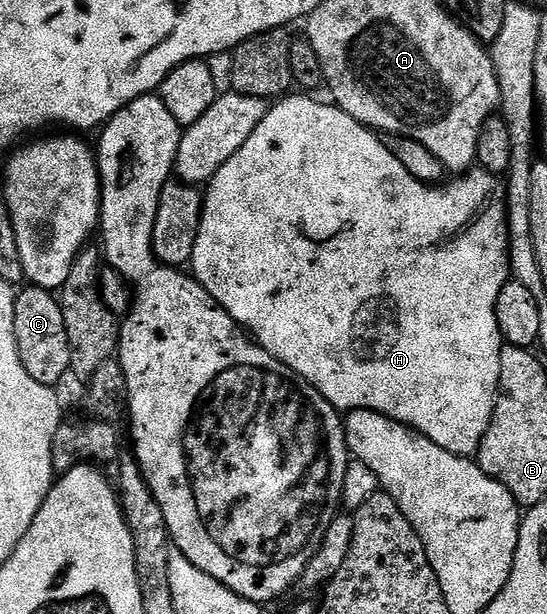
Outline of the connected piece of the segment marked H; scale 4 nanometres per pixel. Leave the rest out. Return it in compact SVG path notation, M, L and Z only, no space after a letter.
M286 95L276 103L270 104L263 123L259 123L259 127L255 127L255 131L251 131L251 139L247 139L247 143L243 143L243 147L239 147L239 151L235 151L235 155L231 155L231 159L227 159L227 163L223 163L223 167L219 167L217 174L207 182L207 188L203 193L205 206L201 212L199 235L195 239L195 251L191 262L191 275L207 291L207 295L211 295L211 299L215 299L219 308L227 311L227 315L231 315L231 319L235 319L235 323L240 325L258 345L262 345L272 357L279 359L279 363L283 363L288 369L295 371L295 375L299 375L311 387L315 387L315 391L319 391L319 395L323 395L323 399L327 399L327 403L334 405L337 410L366 409L382 413L423 435L427 435L427 439L431 439L431 443L439 443L439 447L443 447L443 451L451 451L460 457L472 458L481 445L483 435L493 418L493 408L497 402L497 384L501 374L499 359L503 348L503 338L499 331L499 323L495 319L495 303L499 299L499 291L503 291L503 287L511 279L509 232L505 218L505 181L496 173L488 173L486 169L474 167L442 184L425 185L419 179L415 179L415 175L411 175L411 171L407 171L407 167L403 167L403 163L399 163L399 159L395 159L395 155L391 155L391 151L387 151L384 140L374 130L368 129L366 125L359 123L351 115L338 109L336 104L324 105L321 101L312 101L309 98L312 96L309 95L293 96Z

